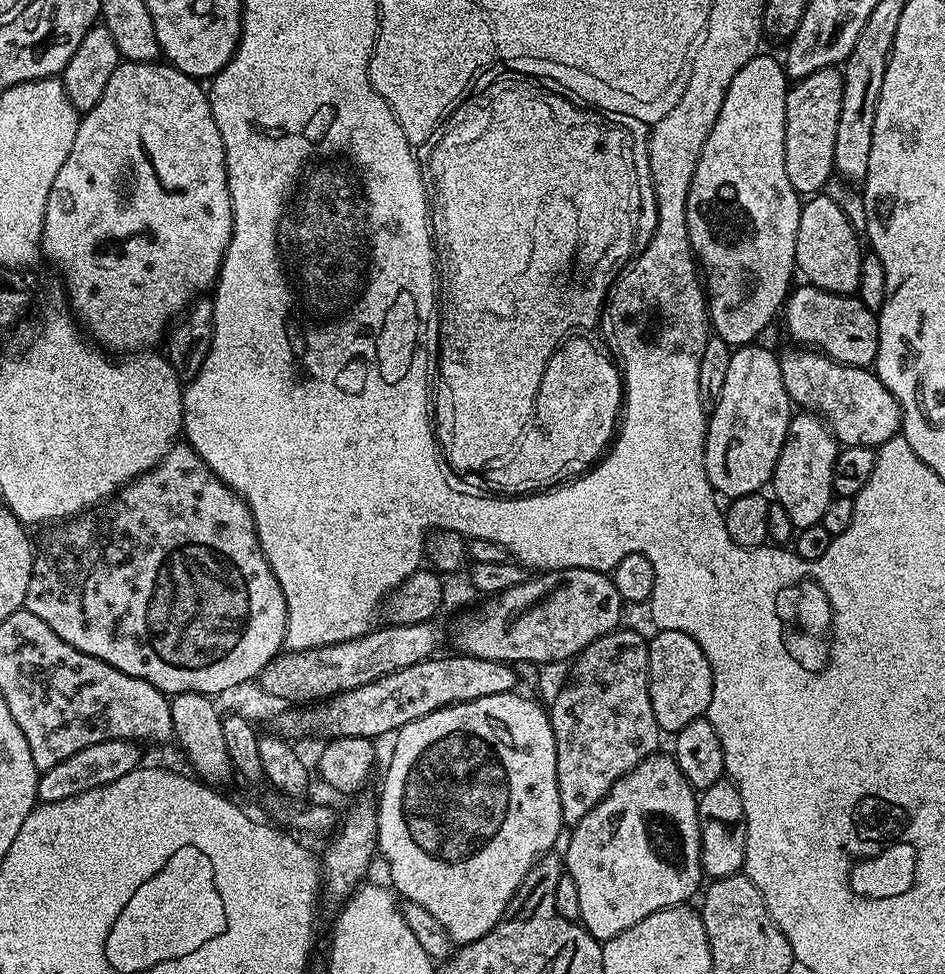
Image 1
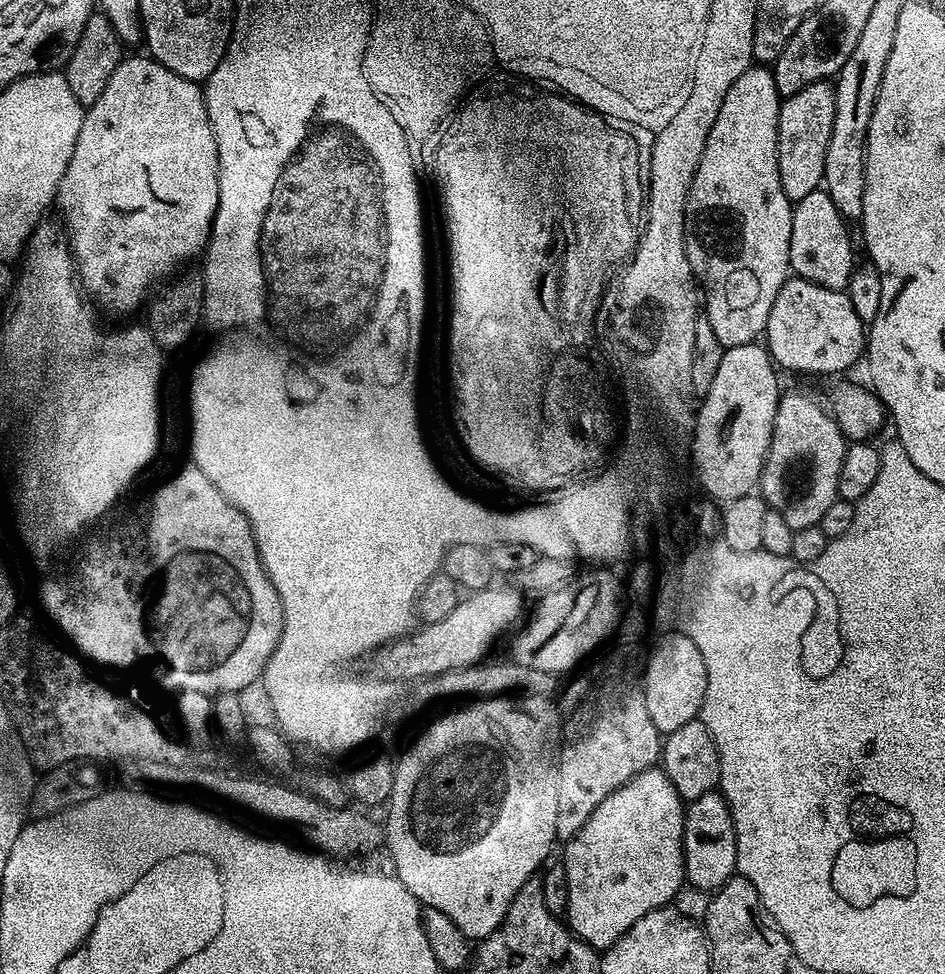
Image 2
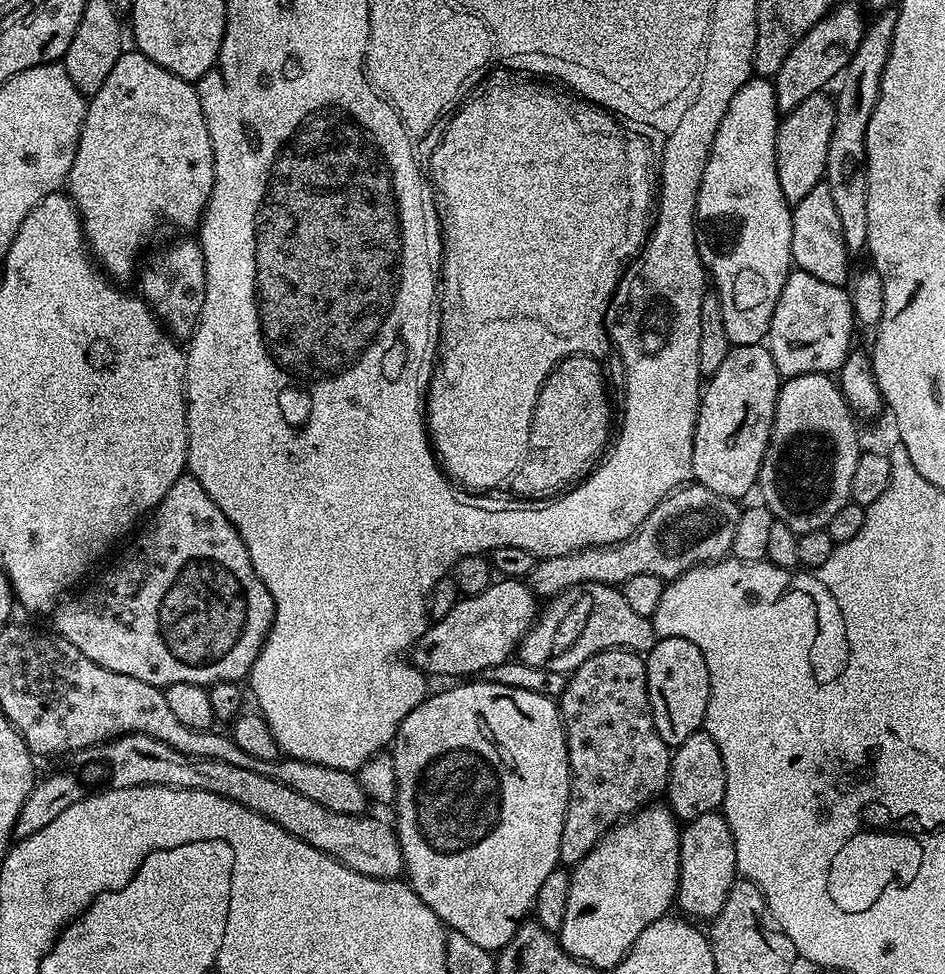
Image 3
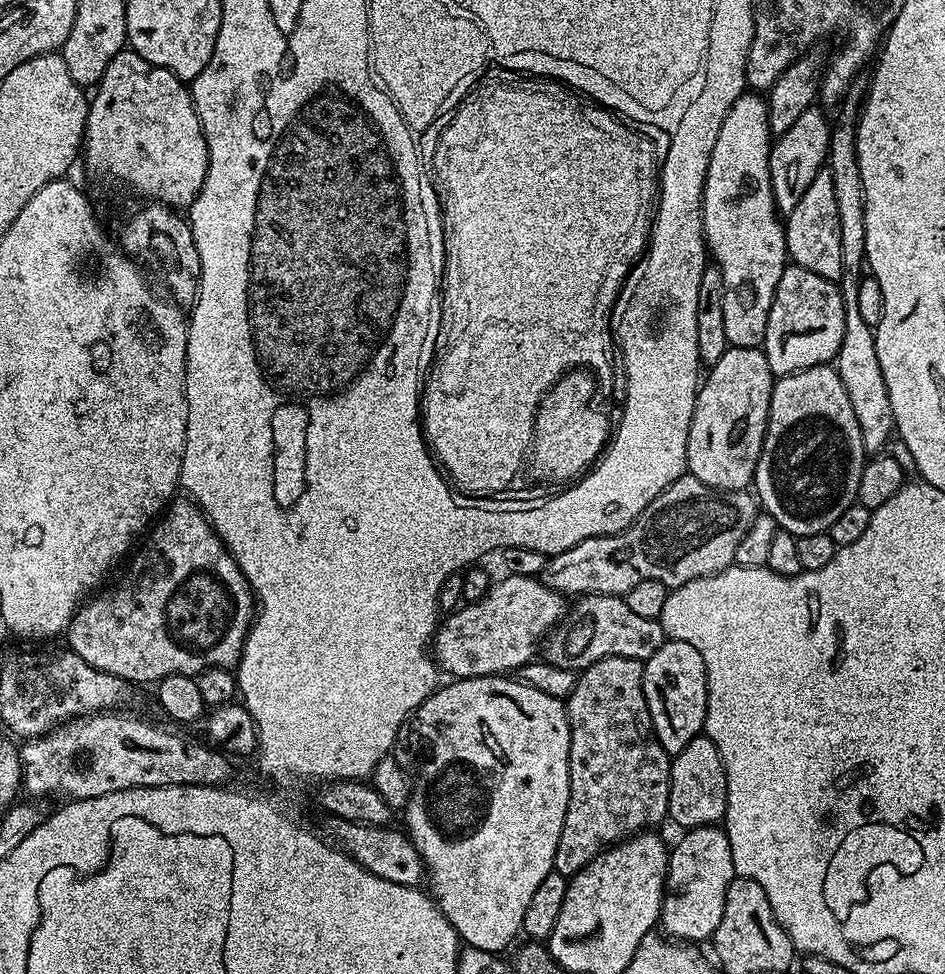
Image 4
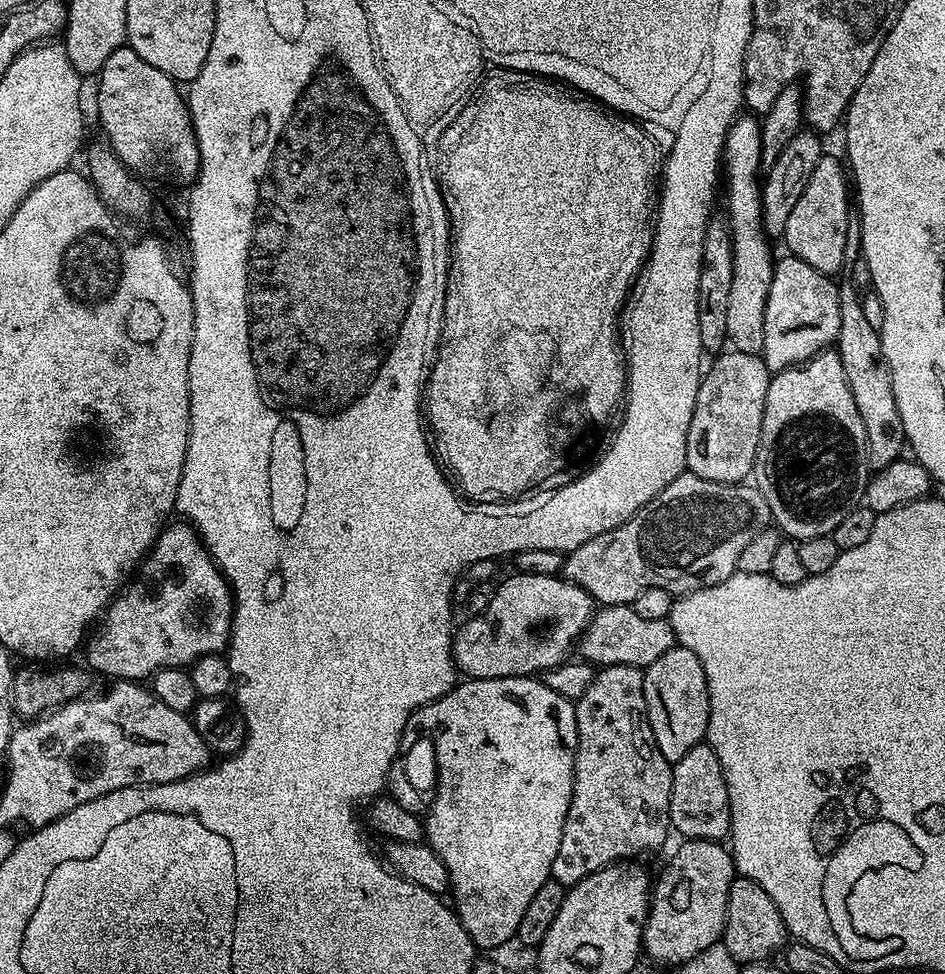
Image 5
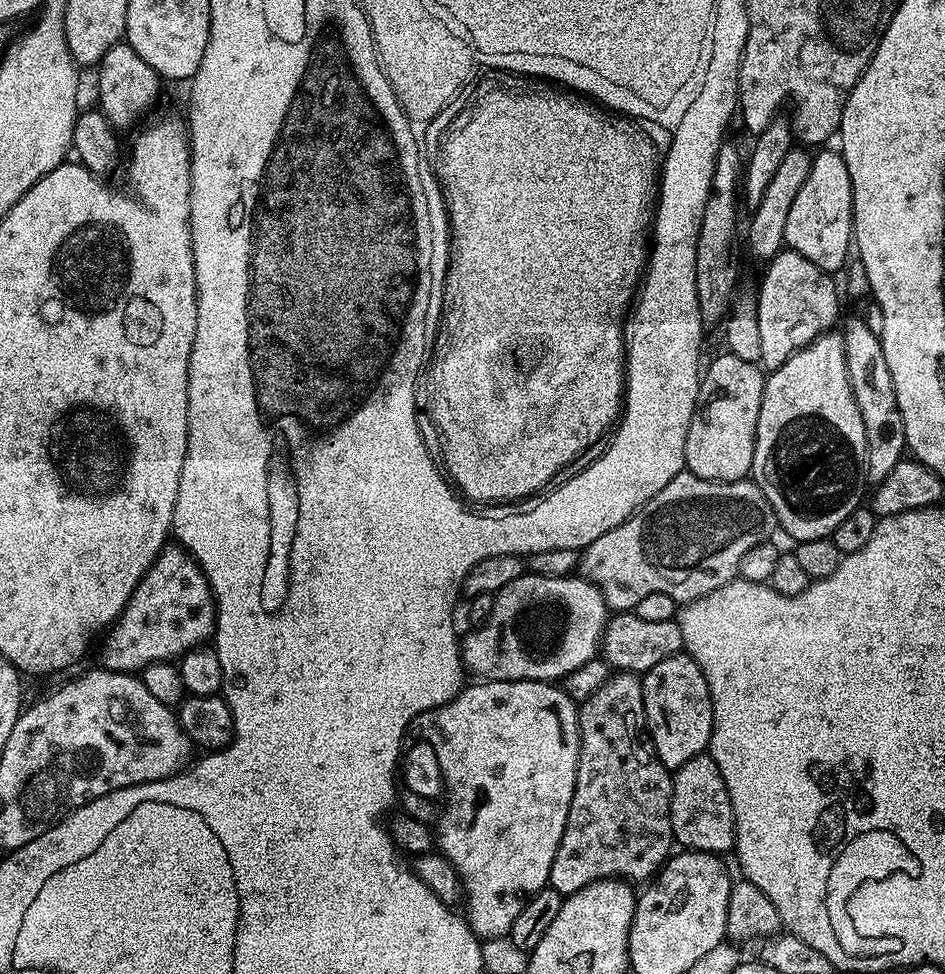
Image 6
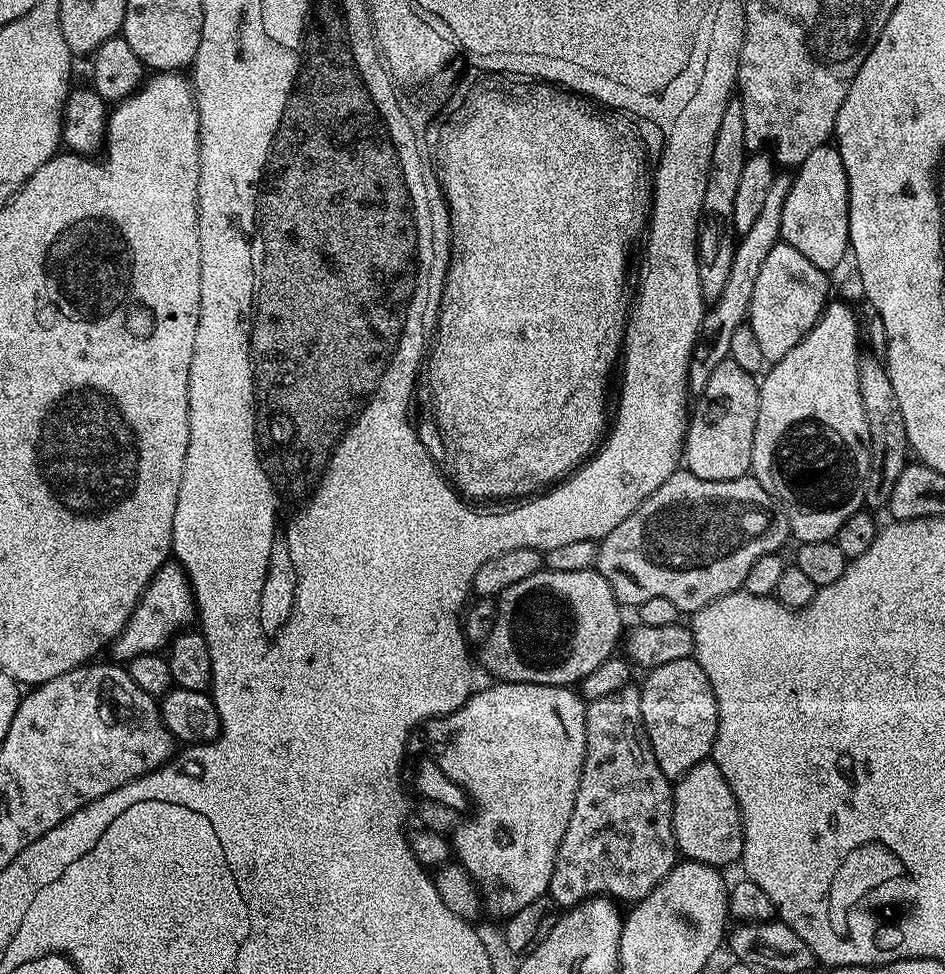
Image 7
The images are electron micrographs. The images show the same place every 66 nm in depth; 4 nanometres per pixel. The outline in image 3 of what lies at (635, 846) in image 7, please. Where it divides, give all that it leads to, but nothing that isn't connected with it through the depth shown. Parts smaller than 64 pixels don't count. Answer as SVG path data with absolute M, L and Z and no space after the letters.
M611 648L605 652L596 652L582 666L578 666L567 677L564 685L564 692L558 698L558 707L560 710L560 721L564 723L564 737L568 747L568 771L570 773L570 796L568 802L568 813L564 816L564 825L562 826L562 842L560 843L560 864L564 866L575 866L579 864L582 858L591 848L599 842L600 837L610 828L615 828L621 820L637 813L649 802L655 801L656 796L665 791L668 786L668 765L670 763L670 748L665 744L664 739L658 734L654 726L654 718L650 710L648 701L648 683L646 682L646 660L639 652L629 652L627 648Z

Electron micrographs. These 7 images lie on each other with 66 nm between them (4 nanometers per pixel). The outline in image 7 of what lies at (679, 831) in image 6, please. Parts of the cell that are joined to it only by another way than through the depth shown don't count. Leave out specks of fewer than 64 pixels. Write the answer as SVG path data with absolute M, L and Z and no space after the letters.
M711 759L694 766L675 781L672 789L672 829L679 855L686 860L724 870L744 854L744 823L738 802Z

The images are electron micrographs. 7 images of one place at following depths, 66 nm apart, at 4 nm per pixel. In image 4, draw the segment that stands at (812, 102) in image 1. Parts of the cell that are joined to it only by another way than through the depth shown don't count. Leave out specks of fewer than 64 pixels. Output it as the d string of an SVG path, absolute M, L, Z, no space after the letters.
M813 106L806 110L806 114L786 130L786 134L780 136L772 145L770 150L770 186L774 194L776 211L781 214L787 214L798 206L802 194L810 187L810 182L825 167L828 158L828 147L832 137L833 125L828 124L828 120L819 112L819 107Z

